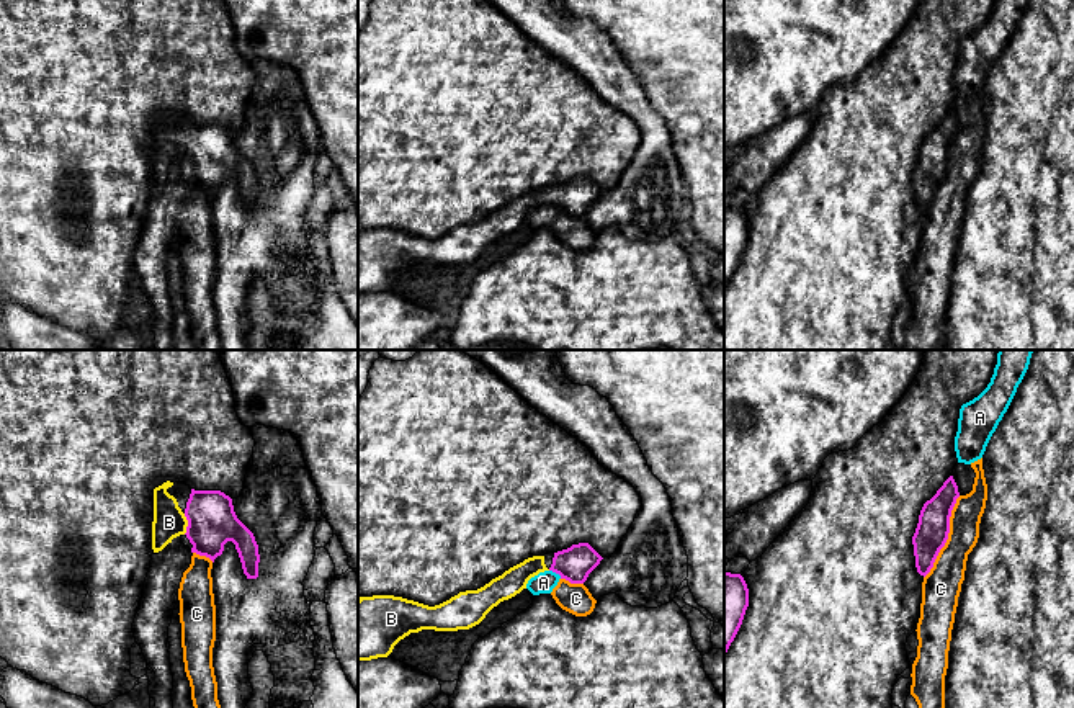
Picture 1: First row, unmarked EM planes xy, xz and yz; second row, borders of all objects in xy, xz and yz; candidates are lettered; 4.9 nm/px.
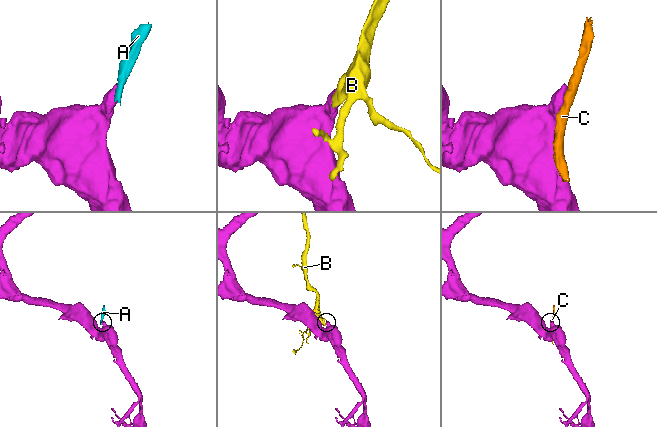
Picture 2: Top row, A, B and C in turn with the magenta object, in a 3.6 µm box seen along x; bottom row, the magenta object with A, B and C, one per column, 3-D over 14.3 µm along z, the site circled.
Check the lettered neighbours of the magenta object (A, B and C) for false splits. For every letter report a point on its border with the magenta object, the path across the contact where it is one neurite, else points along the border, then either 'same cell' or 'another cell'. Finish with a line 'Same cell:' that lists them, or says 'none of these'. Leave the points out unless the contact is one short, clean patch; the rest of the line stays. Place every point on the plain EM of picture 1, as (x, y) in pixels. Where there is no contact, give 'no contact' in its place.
A: xz (556, 206) | along xz (550, 203), (561, 211) | another cell
B: xy (188, 157) | across xy (211, 154), (188, 157), (169, 156) | same cell
C: yz (947, 170) | along yz (960, 129), (952, 144), (948, 172), (924, 211) | another cell
Same cell: B

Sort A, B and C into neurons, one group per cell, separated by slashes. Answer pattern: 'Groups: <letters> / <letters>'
Groups: A C / B

